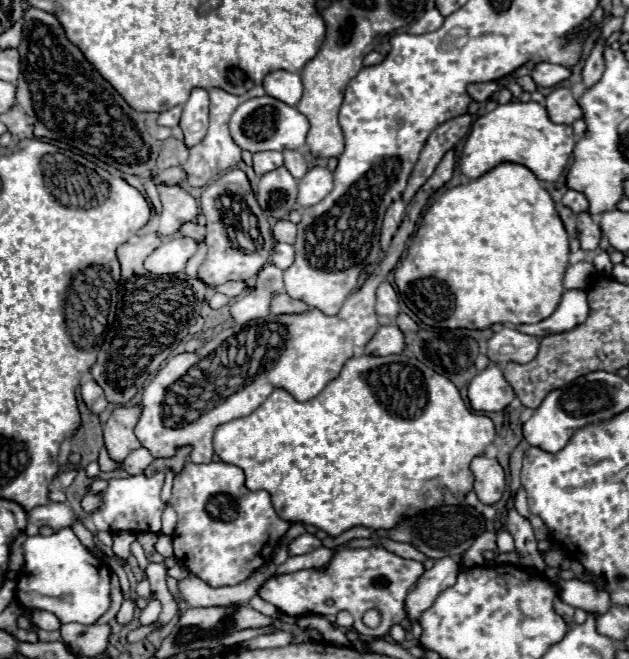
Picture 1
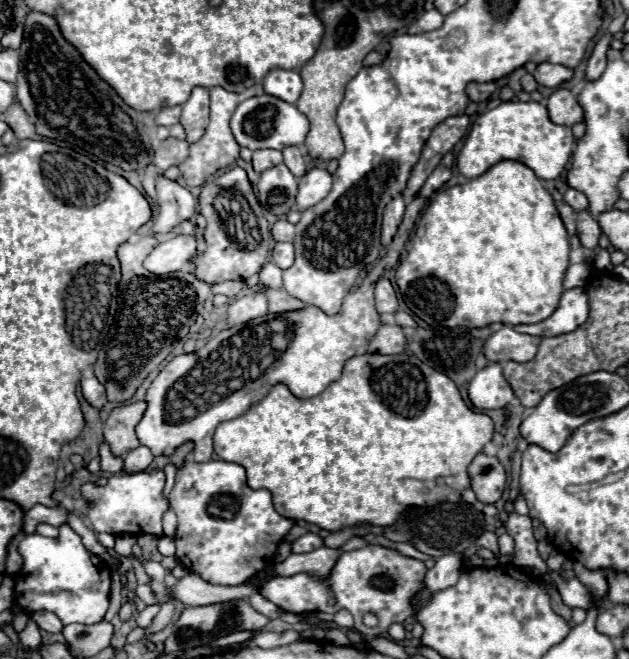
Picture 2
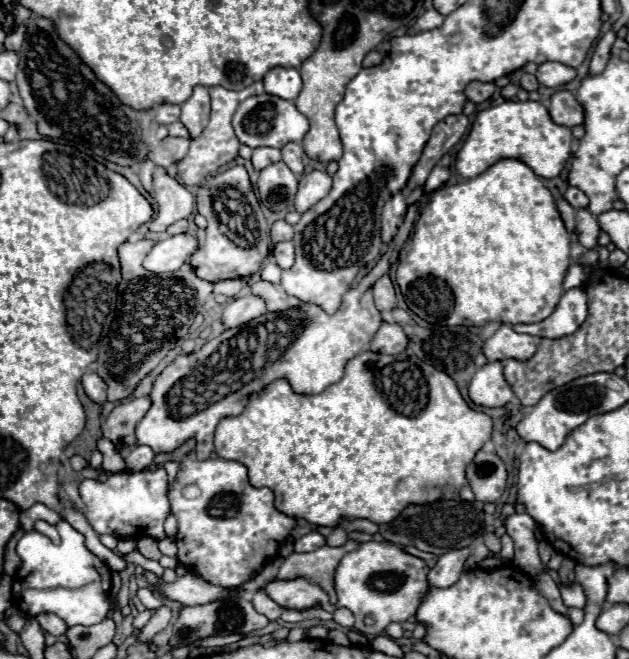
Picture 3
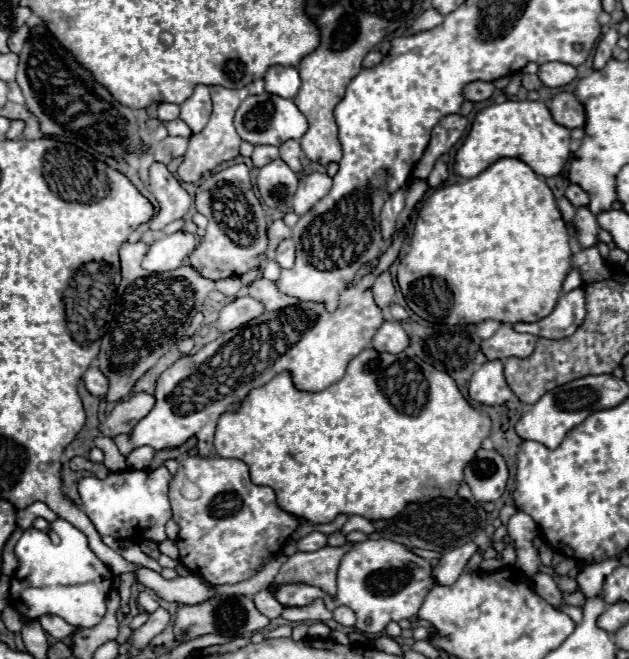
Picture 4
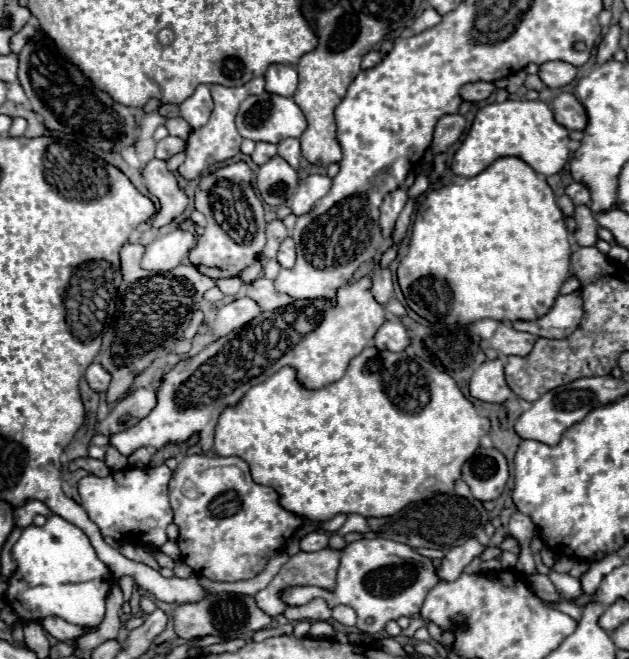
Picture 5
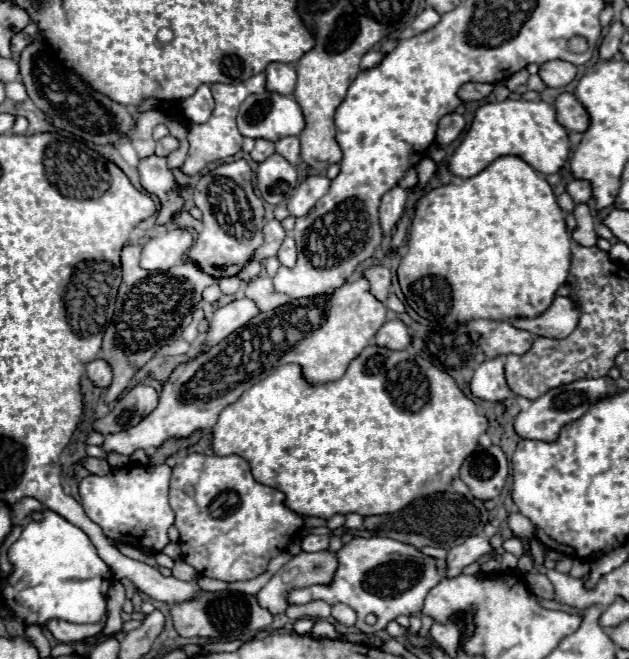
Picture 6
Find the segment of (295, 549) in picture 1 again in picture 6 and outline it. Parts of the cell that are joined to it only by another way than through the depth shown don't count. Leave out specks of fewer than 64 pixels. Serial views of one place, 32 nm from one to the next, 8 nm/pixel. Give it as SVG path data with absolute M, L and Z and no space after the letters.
M308 534L302 538L302 550L304 552L320 552L320 550L326 550L328 548L328 542L330 542L330 536L324 534L324 536L318 536L318 534Z

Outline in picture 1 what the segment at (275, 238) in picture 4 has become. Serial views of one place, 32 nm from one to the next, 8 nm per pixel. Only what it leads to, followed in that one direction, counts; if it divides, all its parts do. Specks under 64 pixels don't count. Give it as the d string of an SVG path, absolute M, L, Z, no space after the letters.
M278 220L274 226L274 238L278 242L294 244L296 242L296 224L292 224L290 220Z

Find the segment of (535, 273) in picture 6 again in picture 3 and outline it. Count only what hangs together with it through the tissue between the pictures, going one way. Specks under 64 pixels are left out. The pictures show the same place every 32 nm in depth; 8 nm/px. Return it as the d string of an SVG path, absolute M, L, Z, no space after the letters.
M500 160L494 166L490 166L486 172L482 172L480 176L476 176L464 184L444 186L444 188L438 188L434 194L430 194L404 249L405 251L400 254L398 272L396 272L396 282L404 294L404 300L416 316L426 320L428 324L442 324L442 326L484 326L488 322L502 322L502 324L540 322L554 312L554 308L564 292L562 280L570 266L570 238L568 238L564 222L556 210L554 198L548 192L548 188L542 184L542 180L520 160Z

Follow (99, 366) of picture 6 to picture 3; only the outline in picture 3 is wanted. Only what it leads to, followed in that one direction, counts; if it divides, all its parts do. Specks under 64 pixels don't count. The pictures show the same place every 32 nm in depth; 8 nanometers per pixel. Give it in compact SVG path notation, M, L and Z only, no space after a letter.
M94 372L92 374L84 374L82 376L82 386L84 386L86 396L92 402L96 402L98 406L106 402L106 388L104 388L104 382L100 380L100 376L96 376Z

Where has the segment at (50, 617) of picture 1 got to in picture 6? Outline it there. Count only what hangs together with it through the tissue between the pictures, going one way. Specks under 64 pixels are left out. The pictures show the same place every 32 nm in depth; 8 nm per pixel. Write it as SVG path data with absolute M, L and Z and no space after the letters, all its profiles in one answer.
M48 620L44 626L52 632L58 642L80 642L88 636L98 634L104 626L104 620L100 624L72 624L64 620Z

